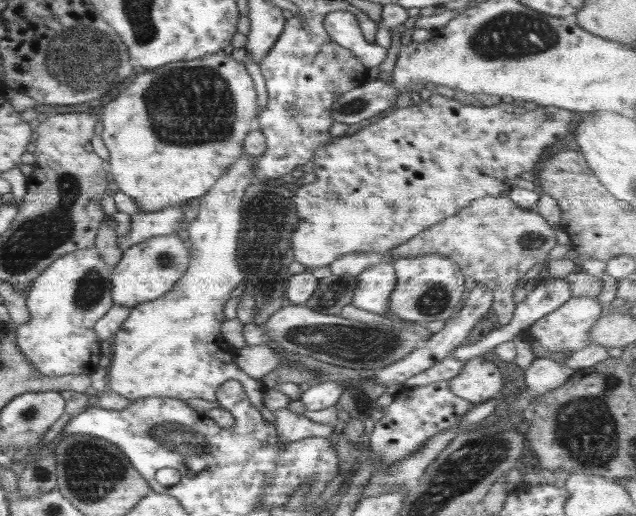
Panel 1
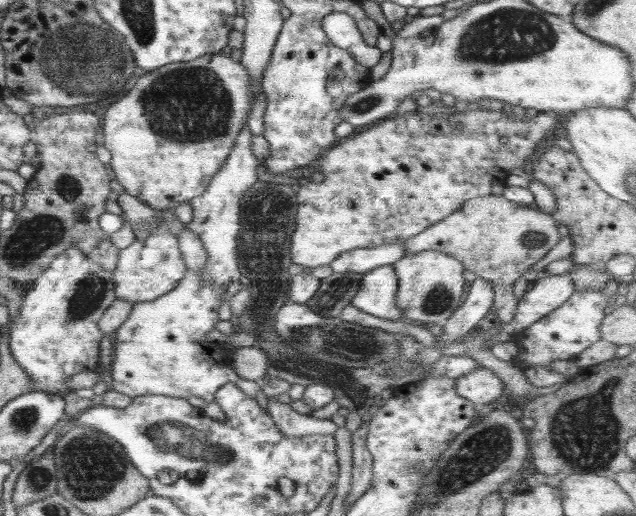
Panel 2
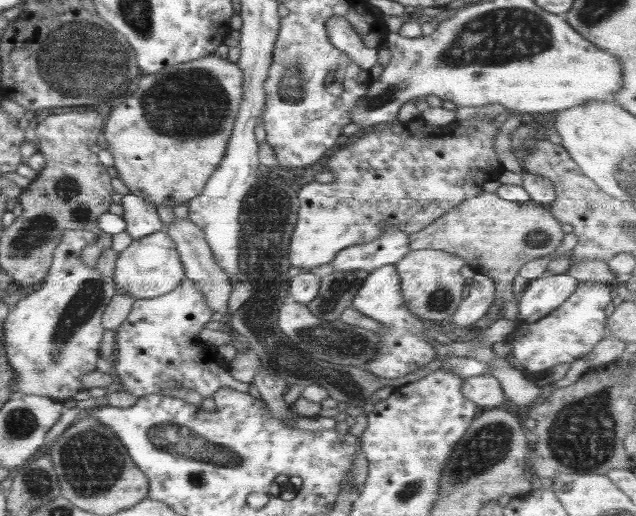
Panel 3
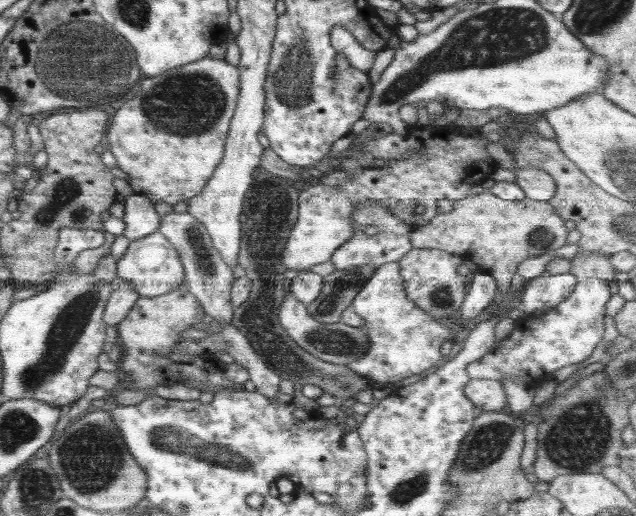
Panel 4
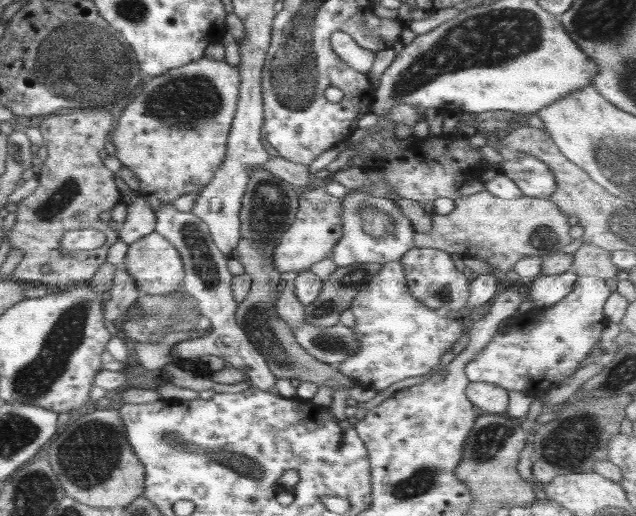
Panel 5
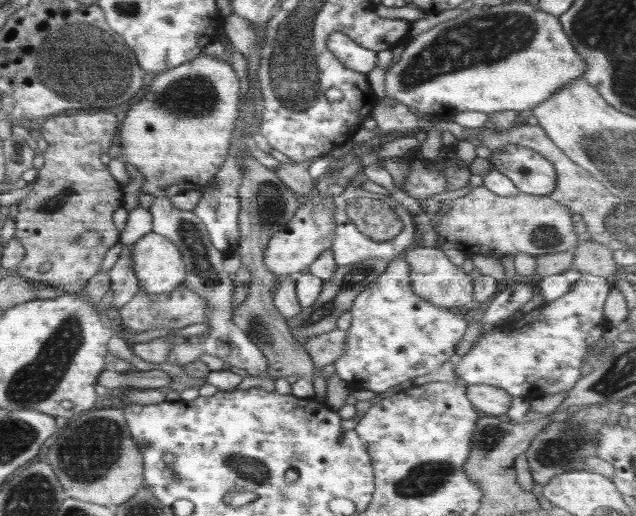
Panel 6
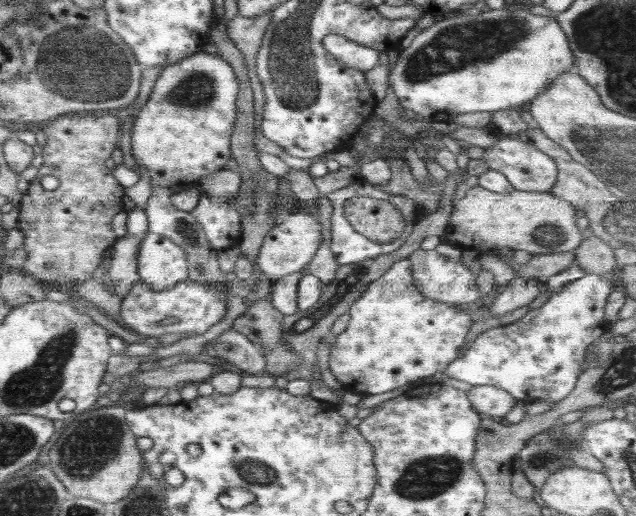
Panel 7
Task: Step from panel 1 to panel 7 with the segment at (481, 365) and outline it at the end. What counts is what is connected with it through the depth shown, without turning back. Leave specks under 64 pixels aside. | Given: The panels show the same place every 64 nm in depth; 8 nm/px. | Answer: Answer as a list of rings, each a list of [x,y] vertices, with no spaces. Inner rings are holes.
[[[492,385],[472,386],[467,395],[471,405],[485,418],[503,418],[517,401],[507,390]]]

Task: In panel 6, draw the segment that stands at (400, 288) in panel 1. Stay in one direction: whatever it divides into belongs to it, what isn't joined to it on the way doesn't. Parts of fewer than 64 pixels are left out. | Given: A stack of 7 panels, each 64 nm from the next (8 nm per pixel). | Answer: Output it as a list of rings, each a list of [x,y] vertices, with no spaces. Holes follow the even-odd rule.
[[[418,246],[402,256],[410,265],[412,290],[434,306],[461,311],[462,306],[473,300],[474,280],[460,266],[454,265],[438,247]]]

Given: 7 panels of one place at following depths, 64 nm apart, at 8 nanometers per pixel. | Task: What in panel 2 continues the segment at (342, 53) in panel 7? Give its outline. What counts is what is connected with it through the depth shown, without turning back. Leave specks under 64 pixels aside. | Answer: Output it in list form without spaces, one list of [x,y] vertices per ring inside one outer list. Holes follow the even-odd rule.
[[[331,12],[323,18],[321,27],[338,48],[347,50],[362,66],[370,69],[380,62],[383,52],[363,39],[356,21],[350,14]]]

